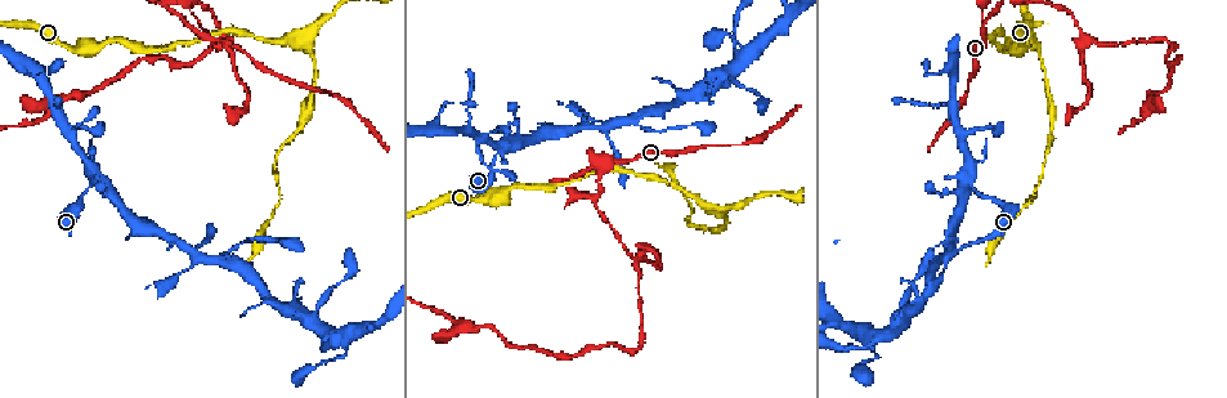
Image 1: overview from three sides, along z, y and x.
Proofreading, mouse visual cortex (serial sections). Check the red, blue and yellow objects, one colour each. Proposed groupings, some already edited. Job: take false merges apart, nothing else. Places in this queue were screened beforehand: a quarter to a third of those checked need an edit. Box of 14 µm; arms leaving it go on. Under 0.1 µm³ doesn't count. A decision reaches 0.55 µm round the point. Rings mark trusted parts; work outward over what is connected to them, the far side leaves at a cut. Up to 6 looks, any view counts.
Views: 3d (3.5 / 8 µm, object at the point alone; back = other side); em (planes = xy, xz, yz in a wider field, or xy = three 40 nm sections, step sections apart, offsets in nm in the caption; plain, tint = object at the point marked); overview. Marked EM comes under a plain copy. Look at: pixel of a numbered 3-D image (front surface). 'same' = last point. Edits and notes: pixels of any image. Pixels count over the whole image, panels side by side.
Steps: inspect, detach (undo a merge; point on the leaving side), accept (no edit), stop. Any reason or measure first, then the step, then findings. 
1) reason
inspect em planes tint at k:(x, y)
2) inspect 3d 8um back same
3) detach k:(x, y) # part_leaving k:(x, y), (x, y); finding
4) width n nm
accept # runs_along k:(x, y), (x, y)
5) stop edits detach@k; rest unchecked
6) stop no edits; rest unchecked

abrupt turn
inspect 3d 8um at 1:(969, 183)

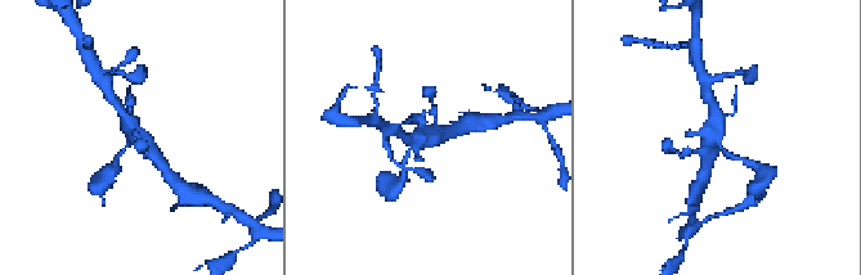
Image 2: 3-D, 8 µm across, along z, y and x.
now the EM
inspect em xy step 2 tint at 2:(715, 141)

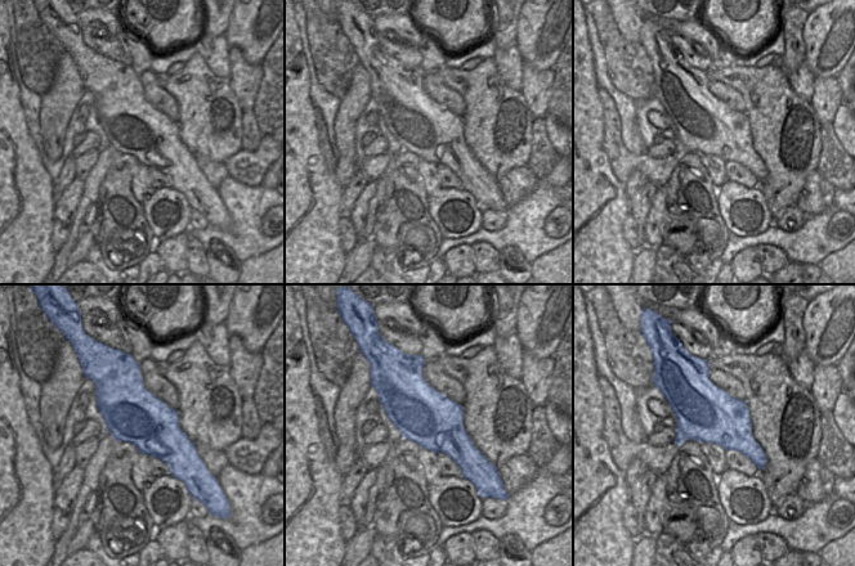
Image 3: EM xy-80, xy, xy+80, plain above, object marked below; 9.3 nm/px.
accept # continuous, no second cell

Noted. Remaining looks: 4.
two arms in line, one across
inspect 3d 8um at 1:(625, 118)

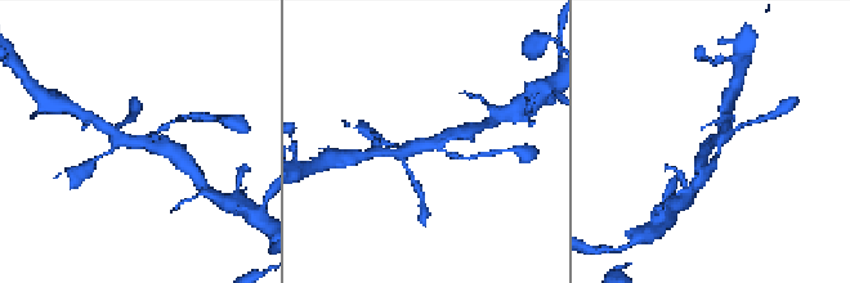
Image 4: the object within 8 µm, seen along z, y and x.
arms 3; arm_widths 150, 300, 300 nm
inspect em planes tint at 4:(428, 142)

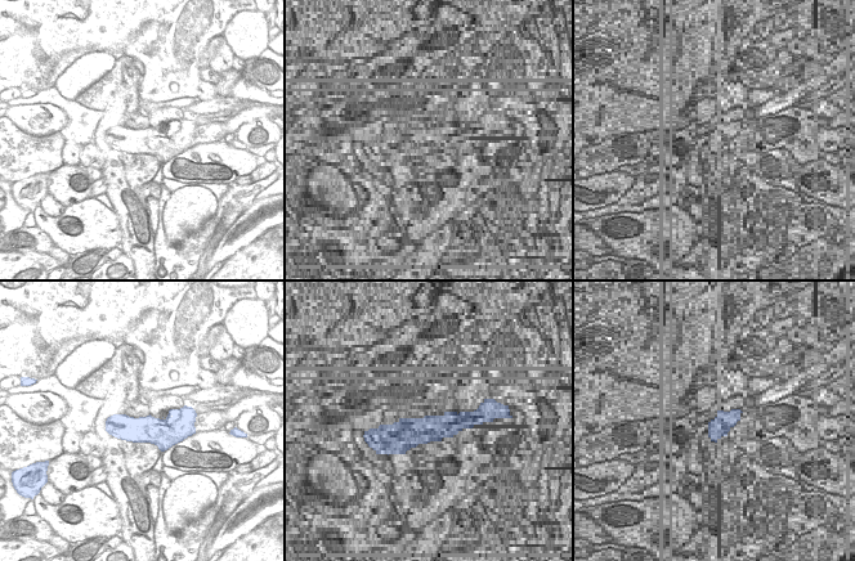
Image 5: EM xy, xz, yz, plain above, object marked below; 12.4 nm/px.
width 320 nm
accept # runs_along 4:(110, 130), (174, 153); one cell here

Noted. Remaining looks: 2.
a fork
inspect em planes tint at 1:(291, 36)

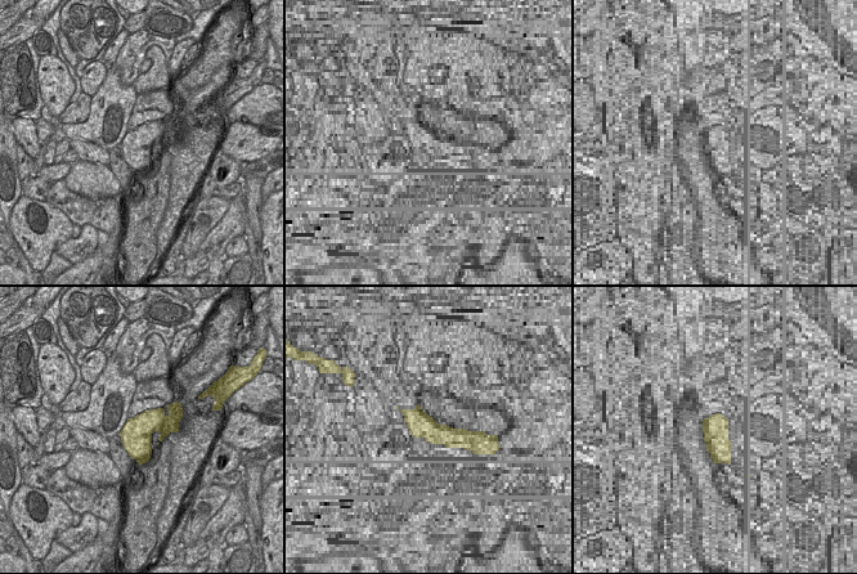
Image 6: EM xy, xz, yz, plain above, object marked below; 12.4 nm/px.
see where the arms go
inspect 3d 3.5um same

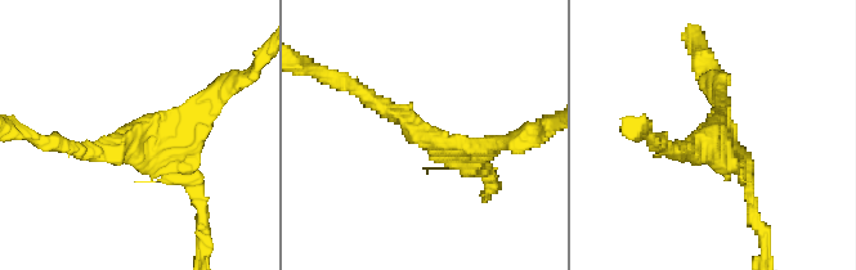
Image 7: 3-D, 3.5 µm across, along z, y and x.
arm_widths 200, 250, 250 nm
accept # one cell here

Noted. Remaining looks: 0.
stop no edits; rest unchecked

